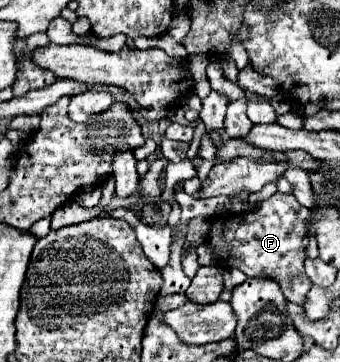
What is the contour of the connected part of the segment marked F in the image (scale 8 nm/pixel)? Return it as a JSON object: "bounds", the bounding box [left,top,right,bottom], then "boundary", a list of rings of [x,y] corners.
{"bounds":[207,192,313,306],"boundary":[[[277,192],[263,201],[259,208],[235,214],[233,218],[235,222],[221,222],[219,216],[209,220],[207,240],[219,258],[219,264],[225,268],[239,268],[251,278],[275,280],[289,302],[303,306],[307,292],[313,286],[303,270],[305,250],[301,248],[301,242],[307,236],[307,220],[311,220],[311,212],[303,208],[295,196]]]}

